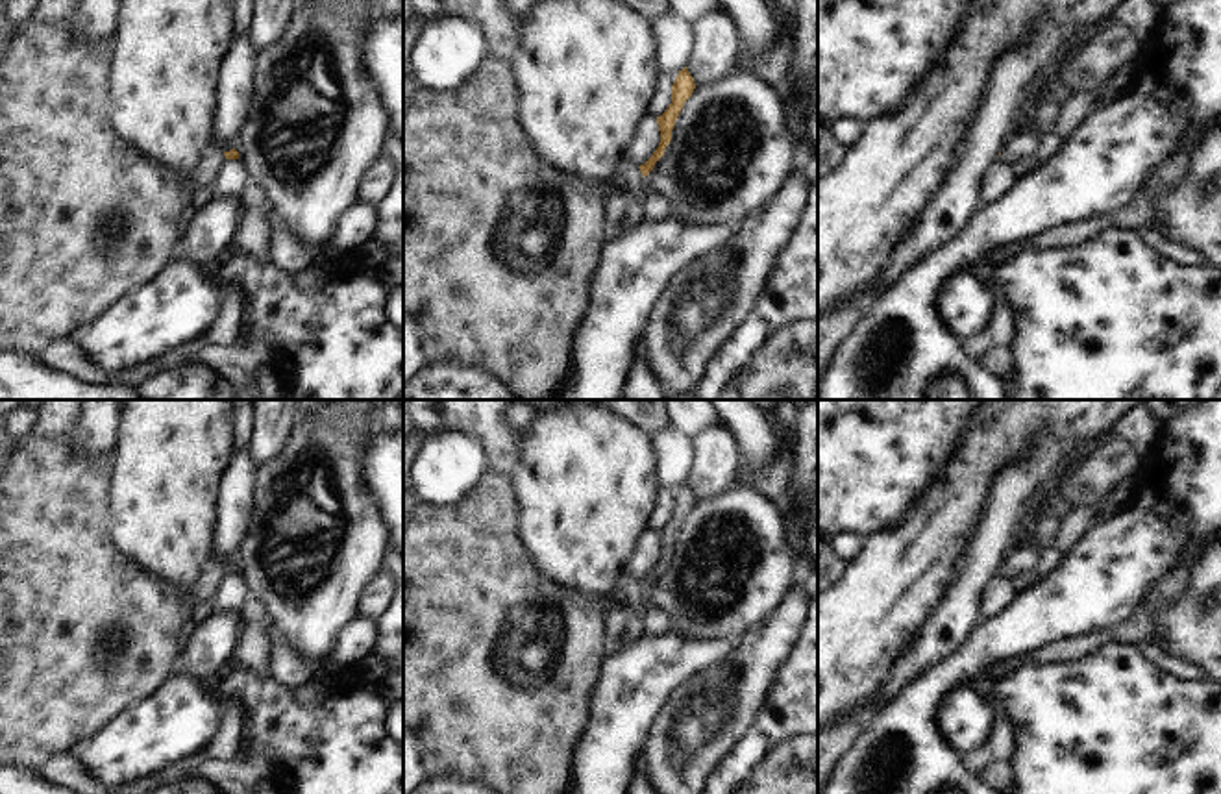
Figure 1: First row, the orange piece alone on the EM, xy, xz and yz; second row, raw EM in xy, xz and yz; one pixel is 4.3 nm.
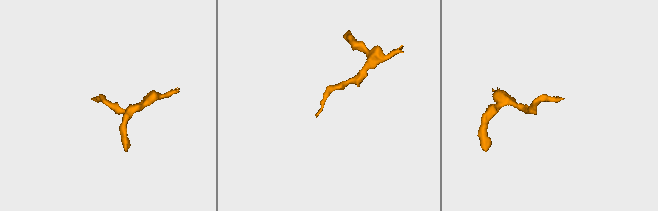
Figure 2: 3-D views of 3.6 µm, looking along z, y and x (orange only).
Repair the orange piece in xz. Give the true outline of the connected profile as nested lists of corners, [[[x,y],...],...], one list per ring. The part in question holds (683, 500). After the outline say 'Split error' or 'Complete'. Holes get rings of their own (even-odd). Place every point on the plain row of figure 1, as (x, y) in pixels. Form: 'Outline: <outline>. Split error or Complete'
Outline: [[[684,481],[683,485],[679,485],[672,500],[672,518],[660,531],[657,531],[660,557],[657,564],[653,566],[653,570],[644,579],[638,581],[644,592],[653,585],[655,577],[664,570],[664,564],[672,555],[672,544],[675,540],[675,535],[684,516],[692,511],[694,503],[696,503],[694,492]]]. Complete

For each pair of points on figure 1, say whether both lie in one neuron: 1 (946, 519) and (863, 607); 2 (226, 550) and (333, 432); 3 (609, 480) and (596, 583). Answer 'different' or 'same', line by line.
1: same
2: different
3: same

